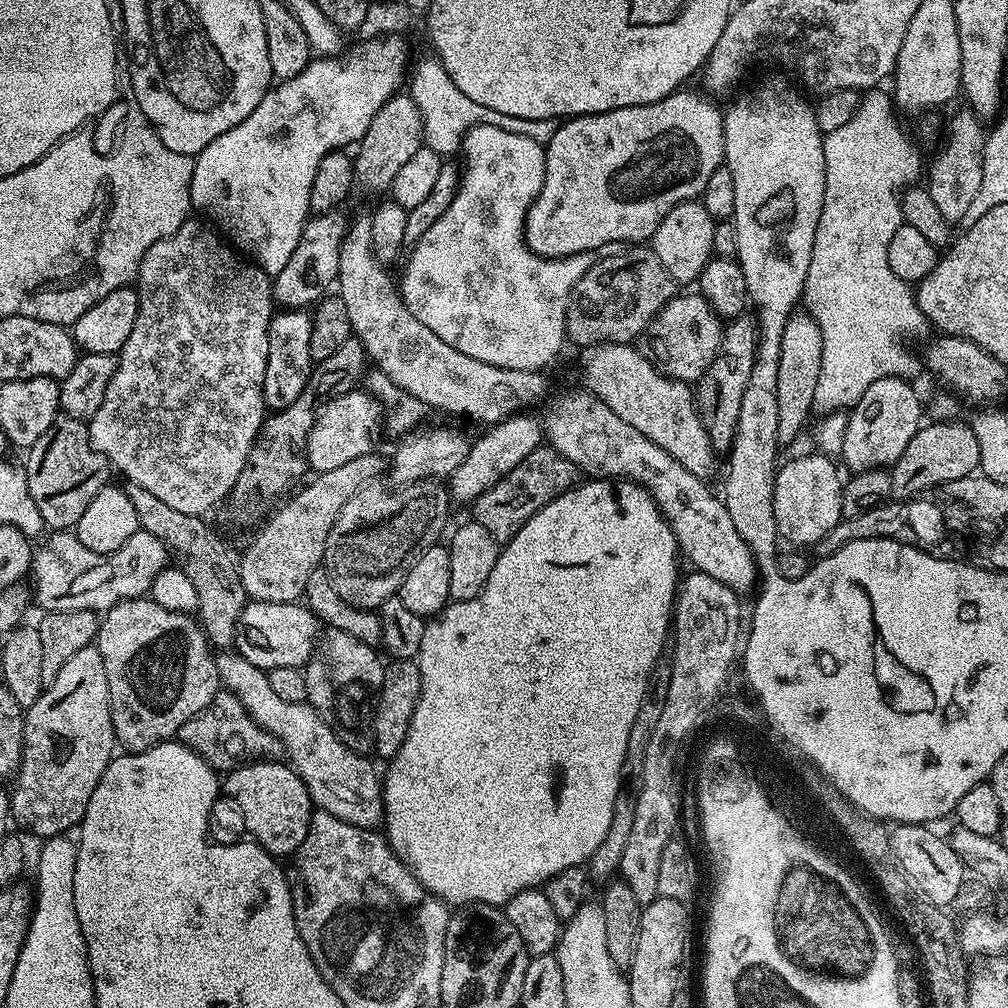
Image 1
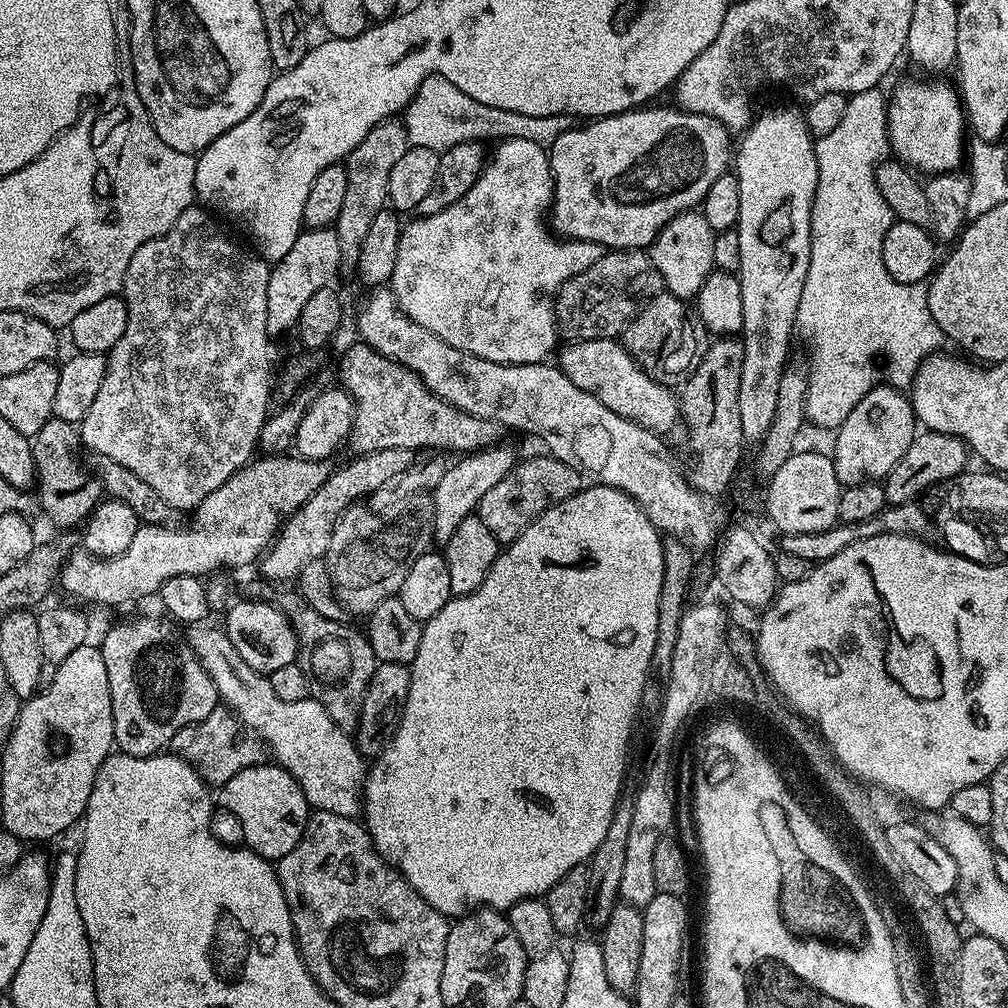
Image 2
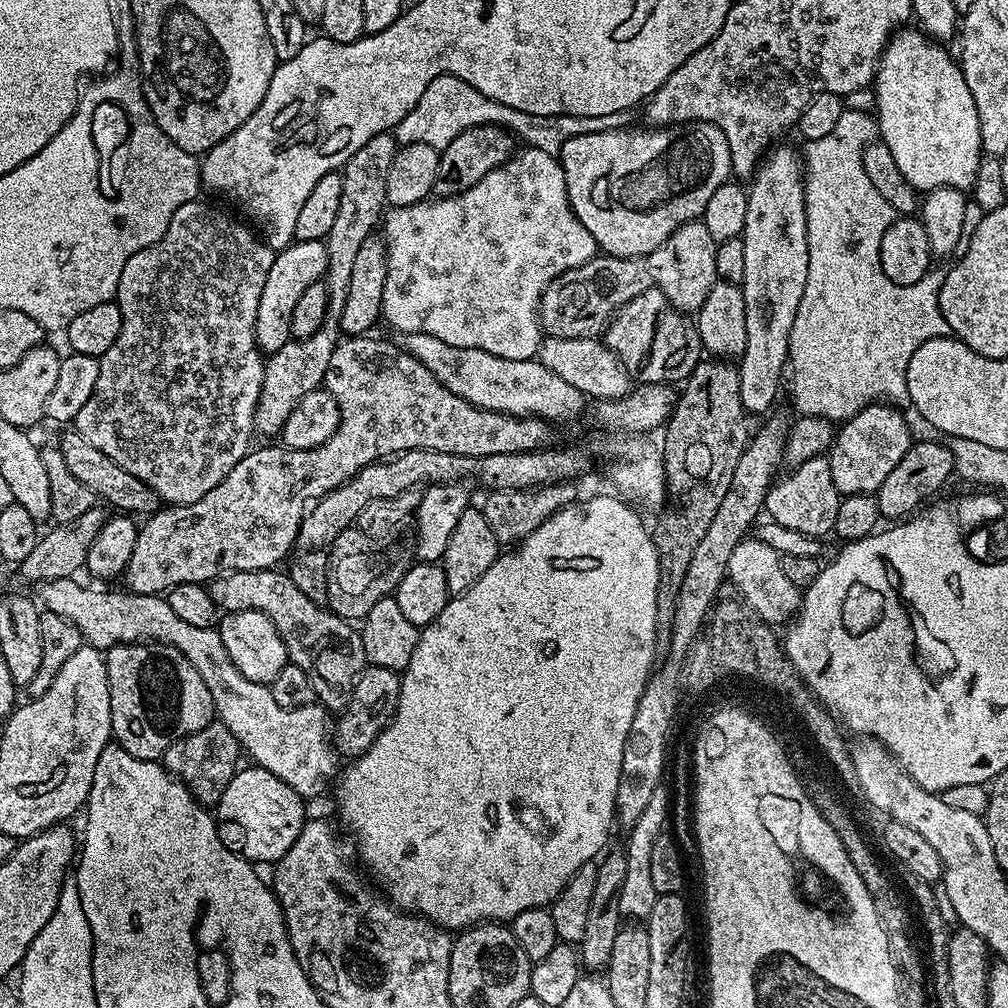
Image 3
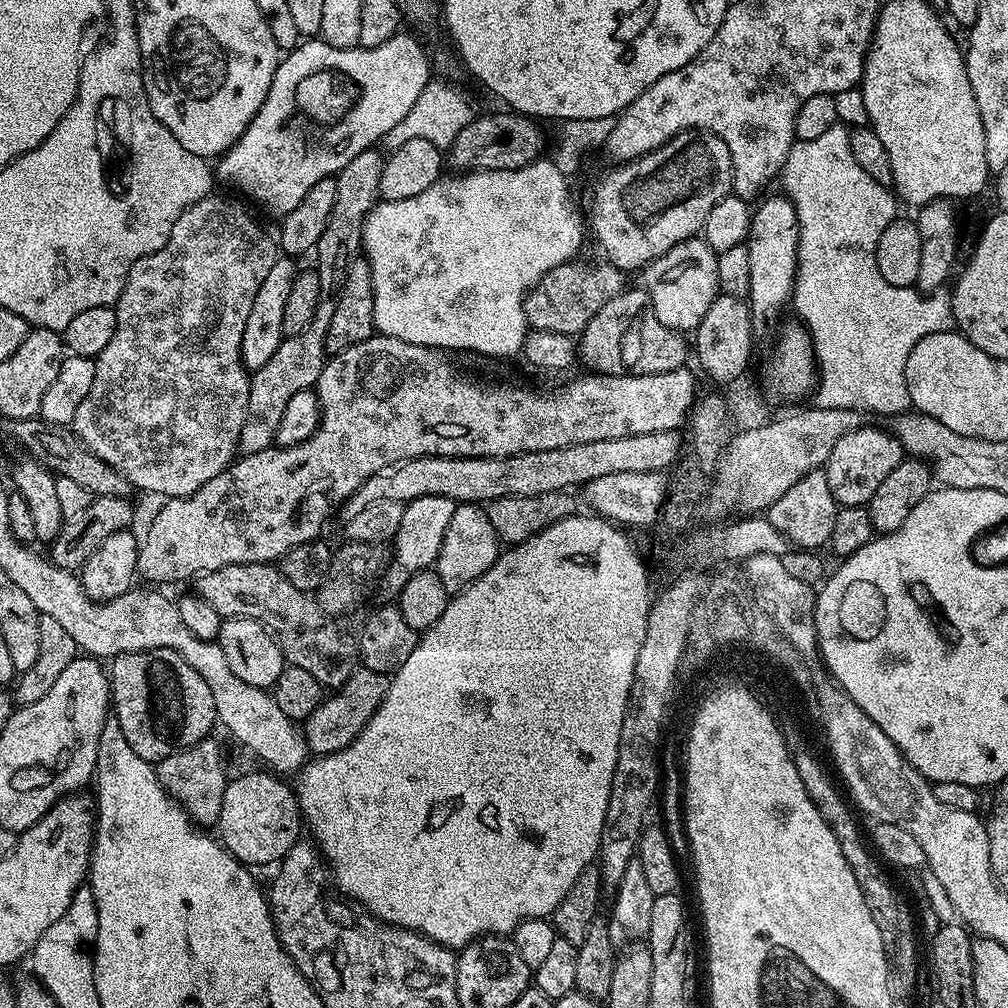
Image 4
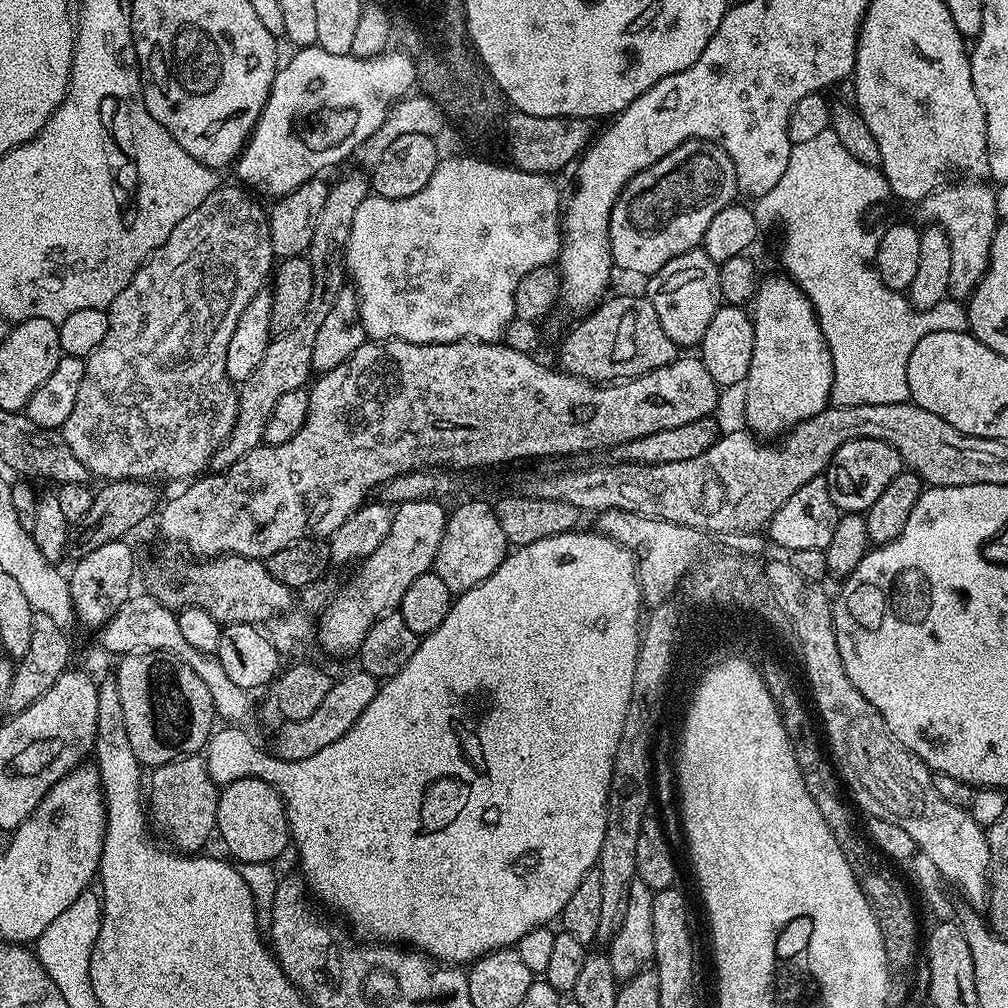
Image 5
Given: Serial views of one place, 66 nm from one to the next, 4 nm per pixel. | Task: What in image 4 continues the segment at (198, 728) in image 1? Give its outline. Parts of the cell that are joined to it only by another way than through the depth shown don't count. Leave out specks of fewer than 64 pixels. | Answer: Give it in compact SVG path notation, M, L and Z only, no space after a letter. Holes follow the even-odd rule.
M213 738L199 740L188 748L180 748L162 758L156 765L156 777L160 785L184 807L189 816L195 818L201 825L215 825L220 819L222 794L226 783L224 776L224 752L220 744Z

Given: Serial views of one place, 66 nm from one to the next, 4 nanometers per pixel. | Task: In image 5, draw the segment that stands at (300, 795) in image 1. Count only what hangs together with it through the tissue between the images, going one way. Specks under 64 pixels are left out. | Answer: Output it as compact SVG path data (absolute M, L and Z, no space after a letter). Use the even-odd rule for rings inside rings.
M251 774L241 775L239 778L232 778L228 785L223 785L218 810L216 811L216 832L224 839L228 847L227 855L233 861L241 865L246 863L276 862L276 859L290 848L290 816L286 811L286 805L280 798L279 792L267 784L266 781L258 779Z

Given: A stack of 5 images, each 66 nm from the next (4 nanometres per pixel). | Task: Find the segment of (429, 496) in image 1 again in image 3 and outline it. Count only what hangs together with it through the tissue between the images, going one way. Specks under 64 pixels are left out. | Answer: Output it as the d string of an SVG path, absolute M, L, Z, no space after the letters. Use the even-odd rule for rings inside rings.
M353 526L343 531L329 545L326 605L329 611L343 620L358 622L370 612L375 602L395 591L414 558L411 543L398 534L373 534Z

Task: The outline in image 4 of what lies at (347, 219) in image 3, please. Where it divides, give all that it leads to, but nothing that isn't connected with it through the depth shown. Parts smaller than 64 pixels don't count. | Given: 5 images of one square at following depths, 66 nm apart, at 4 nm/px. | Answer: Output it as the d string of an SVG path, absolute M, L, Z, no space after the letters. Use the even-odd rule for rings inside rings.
M375 147L362 150L358 158L350 158L341 172L335 173L336 193L334 194L334 210L330 210L330 222L326 222L326 230L322 230L322 238L318 238L314 249L316 264L314 270L318 274L321 299L318 310L310 322L310 326L302 334L289 336L281 340L278 350L257 372L251 373L248 385L248 419L242 426L239 451L244 456L258 454L262 450L273 447L278 430L278 422L282 422L282 414L290 398L298 394L298 390L306 390L315 385L322 374L326 363L326 334L330 330L330 318L334 315L335 299L340 292L342 282L346 278L346 270L350 262L361 251L364 239L364 220L370 210L381 199L380 183L385 157L376 153Z

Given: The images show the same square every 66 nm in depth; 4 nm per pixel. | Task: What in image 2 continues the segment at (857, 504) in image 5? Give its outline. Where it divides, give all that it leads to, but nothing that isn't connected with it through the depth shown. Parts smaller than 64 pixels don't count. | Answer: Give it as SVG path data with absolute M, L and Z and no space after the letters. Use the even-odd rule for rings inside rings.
M881 386L870 390L870 394L866 394L866 398L846 414L846 422L835 429L836 441L830 455L838 482L841 486L858 486L883 481L890 470L898 466L898 458L910 450L910 442L914 442L917 434L918 421L912 401L901 389Z

